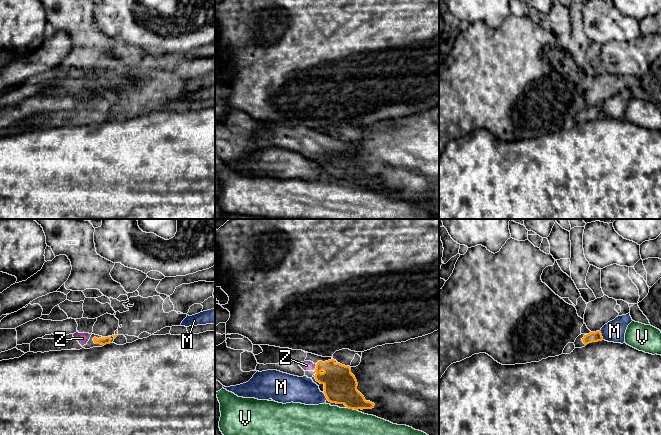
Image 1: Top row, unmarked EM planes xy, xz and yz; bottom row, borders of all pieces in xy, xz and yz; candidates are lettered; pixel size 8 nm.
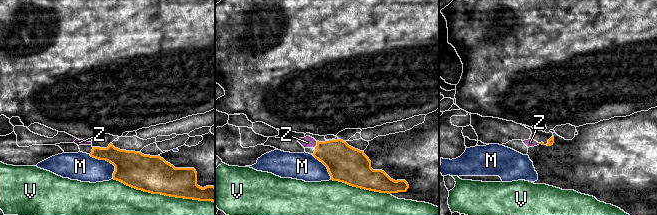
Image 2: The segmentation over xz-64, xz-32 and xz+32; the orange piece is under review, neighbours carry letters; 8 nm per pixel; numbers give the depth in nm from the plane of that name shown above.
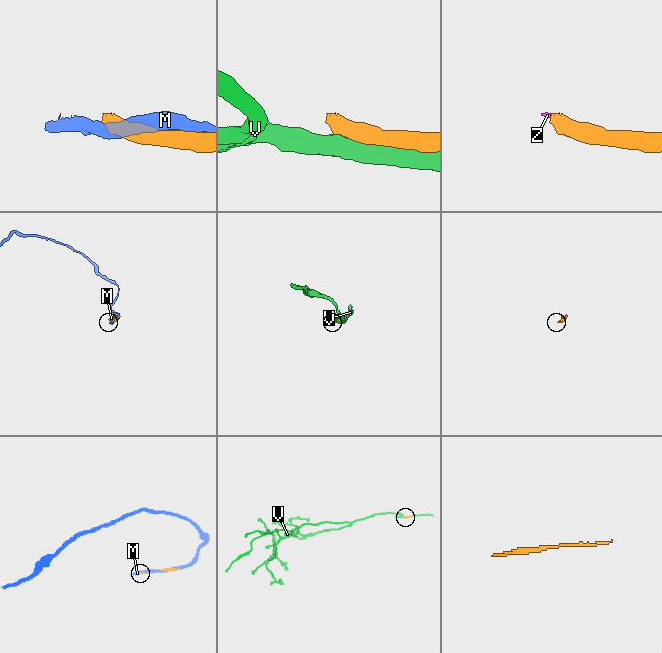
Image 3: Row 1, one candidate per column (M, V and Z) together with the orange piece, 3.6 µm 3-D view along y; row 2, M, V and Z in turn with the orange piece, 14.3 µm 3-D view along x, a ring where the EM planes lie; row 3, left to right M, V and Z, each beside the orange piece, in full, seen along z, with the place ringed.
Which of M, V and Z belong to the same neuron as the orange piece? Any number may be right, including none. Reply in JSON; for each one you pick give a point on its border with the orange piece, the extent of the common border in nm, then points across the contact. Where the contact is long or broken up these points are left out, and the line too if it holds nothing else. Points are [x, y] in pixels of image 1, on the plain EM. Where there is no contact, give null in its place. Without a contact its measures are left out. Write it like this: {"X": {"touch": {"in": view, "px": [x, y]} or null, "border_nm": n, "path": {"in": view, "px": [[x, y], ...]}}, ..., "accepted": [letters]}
{"Z": {"touch": {"in": "xz", "px": [316, 144]}, "border_nm": 70, "path": {"in": "xz", "px": [[340, 162], [316, 144], [306, 141]]}}, "accepted": ["Z"]}

